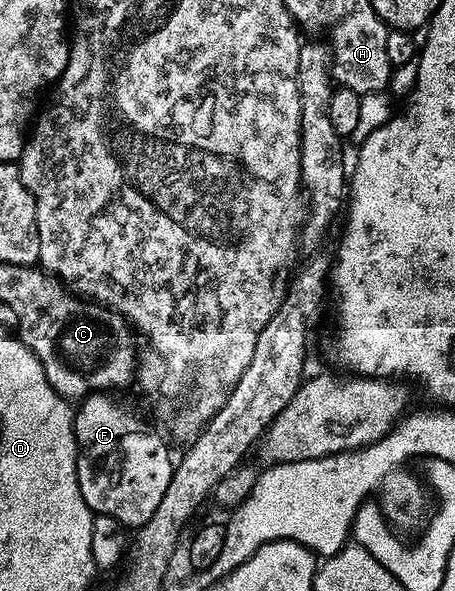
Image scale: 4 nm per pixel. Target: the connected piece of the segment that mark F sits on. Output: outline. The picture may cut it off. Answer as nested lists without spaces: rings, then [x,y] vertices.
[[[109,394],[87,395],[74,413],[74,436],[78,442],[78,484],[91,511],[116,517],[123,527],[142,527],[156,513],[156,505],[164,501],[164,489],[172,481],[176,466],[170,460],[166,443],[146,428],[142,419],[125,411]]]

